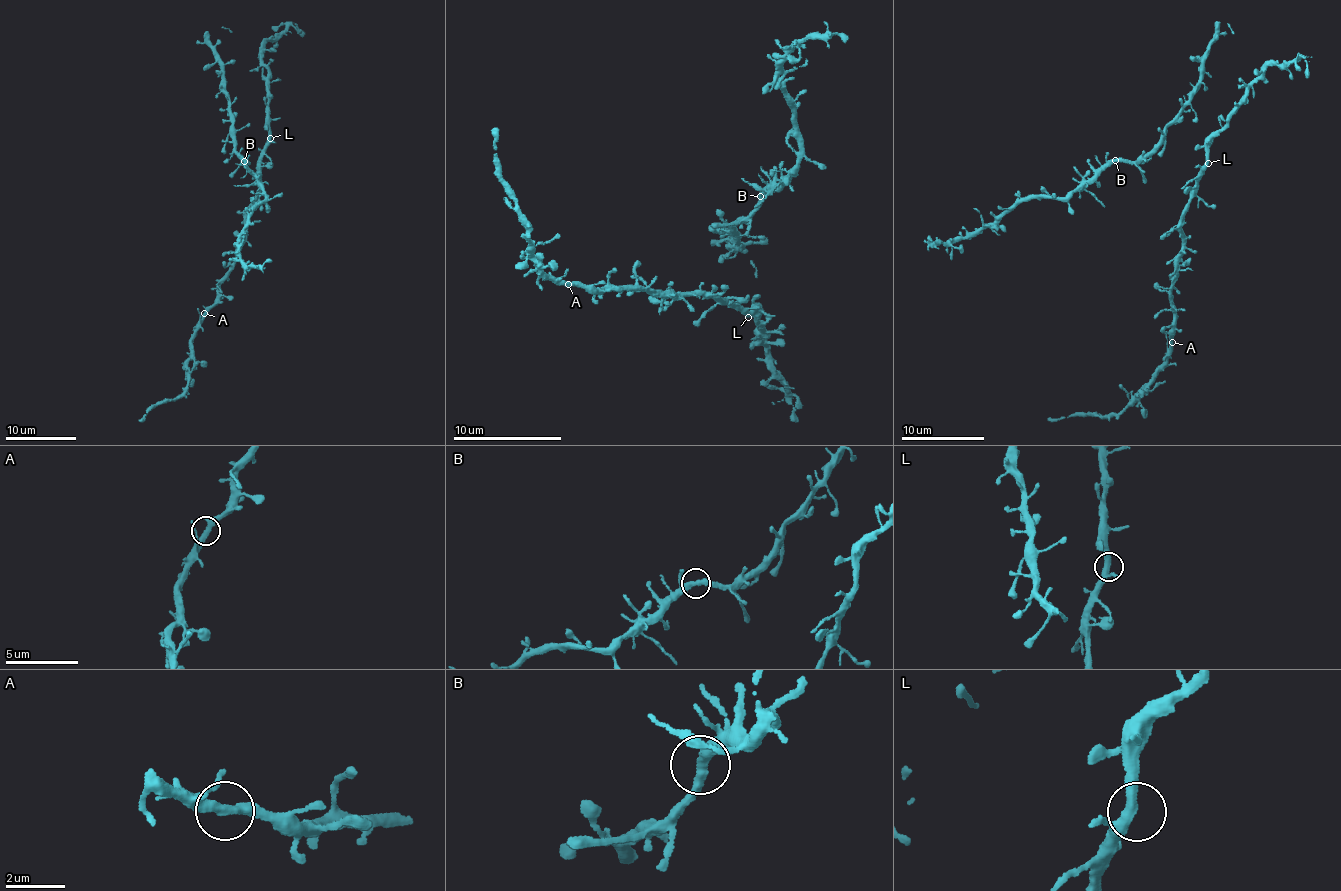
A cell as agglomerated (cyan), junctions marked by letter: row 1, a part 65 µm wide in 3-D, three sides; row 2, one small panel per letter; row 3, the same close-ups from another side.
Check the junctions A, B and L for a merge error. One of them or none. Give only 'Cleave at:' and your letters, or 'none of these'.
Cleave at: none of these

